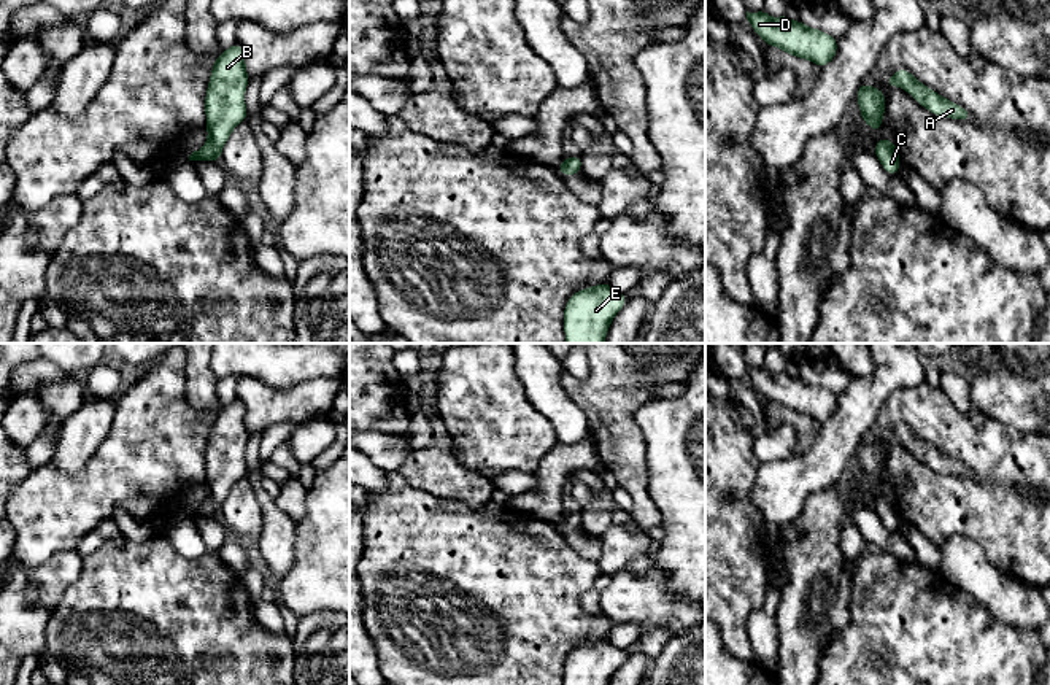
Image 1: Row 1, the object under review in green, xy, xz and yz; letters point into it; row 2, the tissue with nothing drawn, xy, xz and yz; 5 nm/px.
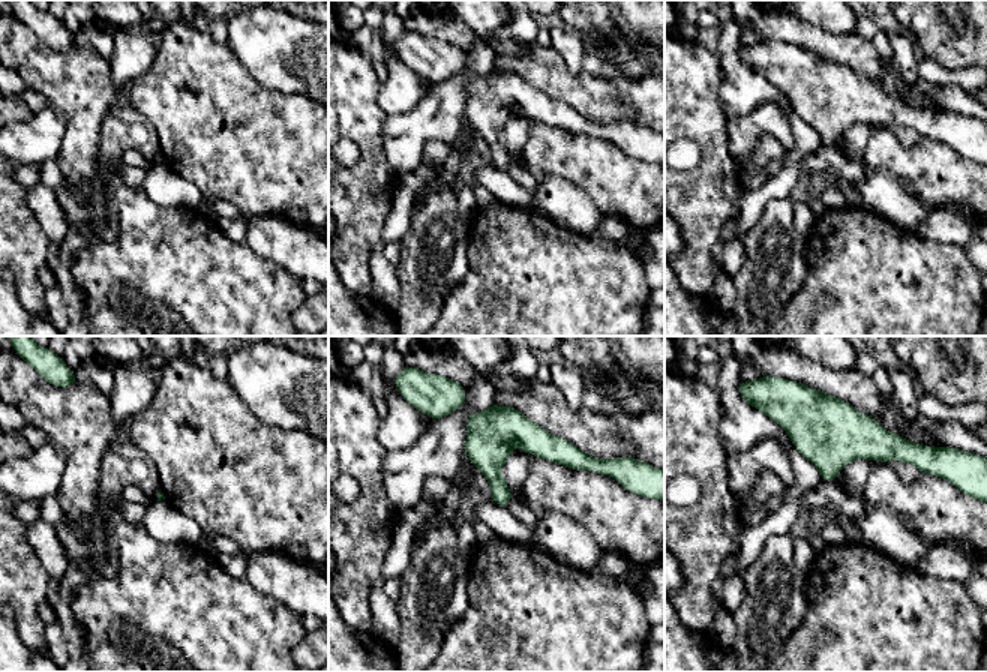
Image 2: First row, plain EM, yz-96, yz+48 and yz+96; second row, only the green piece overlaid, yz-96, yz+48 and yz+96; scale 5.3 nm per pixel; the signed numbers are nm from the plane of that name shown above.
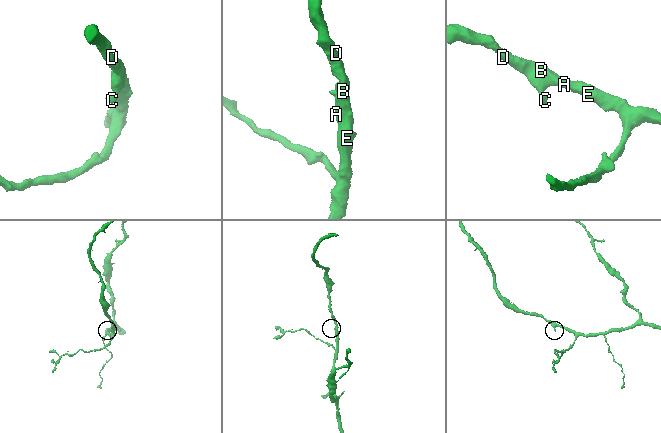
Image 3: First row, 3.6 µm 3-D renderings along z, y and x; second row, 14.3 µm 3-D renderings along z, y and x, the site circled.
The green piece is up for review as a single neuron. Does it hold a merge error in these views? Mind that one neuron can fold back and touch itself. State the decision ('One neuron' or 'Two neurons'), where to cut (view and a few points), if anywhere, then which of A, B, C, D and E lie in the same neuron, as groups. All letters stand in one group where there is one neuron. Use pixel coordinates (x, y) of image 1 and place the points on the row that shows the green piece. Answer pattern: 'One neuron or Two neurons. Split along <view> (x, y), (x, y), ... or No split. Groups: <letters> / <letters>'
One neuron. No split. Groups: A B C D E

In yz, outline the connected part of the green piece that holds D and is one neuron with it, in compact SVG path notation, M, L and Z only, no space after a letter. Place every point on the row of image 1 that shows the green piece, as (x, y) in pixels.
M762 8L756 13L747 11L747 19L761 41L821 68L837 54L837 38L820 29L810 29L801 21L791 21L785 13L772 19Z

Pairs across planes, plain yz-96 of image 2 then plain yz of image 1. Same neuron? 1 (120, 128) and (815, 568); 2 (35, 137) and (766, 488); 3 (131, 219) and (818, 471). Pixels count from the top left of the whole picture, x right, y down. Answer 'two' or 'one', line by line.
1: one
2: one
3: two

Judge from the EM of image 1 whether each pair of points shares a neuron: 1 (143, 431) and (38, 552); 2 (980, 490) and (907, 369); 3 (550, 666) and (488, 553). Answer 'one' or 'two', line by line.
1: one
2: two
3: one

